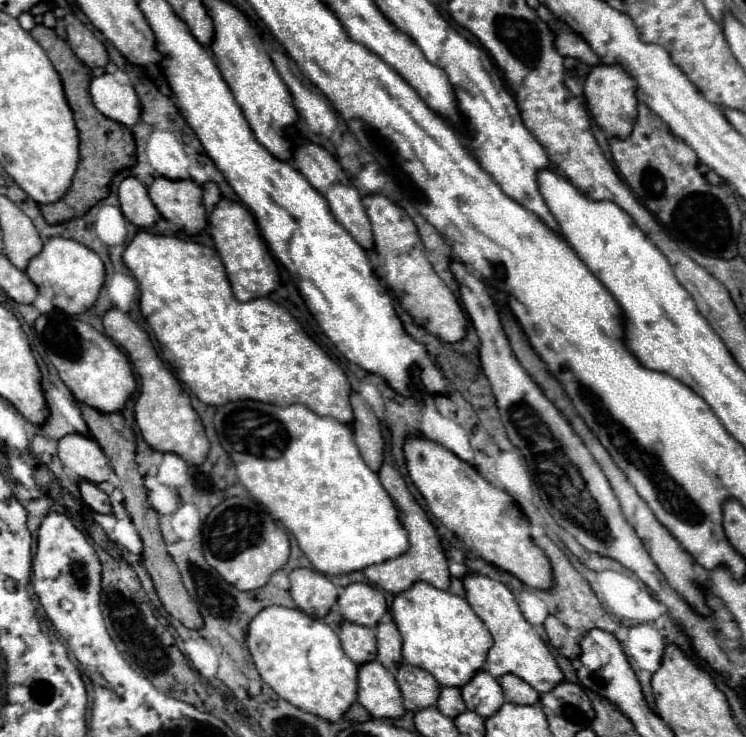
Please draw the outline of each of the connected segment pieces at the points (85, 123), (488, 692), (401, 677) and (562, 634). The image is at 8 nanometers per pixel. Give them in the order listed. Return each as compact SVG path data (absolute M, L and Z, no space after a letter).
M37 25L35 29L31 29L31 37L43 47L47 57L55 65L57 73L61 75L65 95L67 95L67 101L75 113L79 139L81 139L81 145L79 145L81 157L79 157L79 167L77 167L77 173L73 177L71 189L67 191L67 195L61 201L51 203L51 205L41 205L43 217L51 225L55 225L55 223L65 223L65 221L75 219L75 217L83 217L85 211L89 211L95 203L99 203L101 199L105 199L109 195L109 185L111 185L111 179L115 177L115 173L125 169L127 165L133 167L137 163L135 139L133 139L129 127L125 127L113 119L107 119L101 111L95 109L91 95L89 95L89 83L93 79L91 69L85 67L75 57L75 53L69 49L69 45L61 37L57 37L53 29L49 29L45 25Z
M479 671L465 687L461 687L463 701L469 711L475 711L483 719L493 717L505 703L501 685L487 671Z
M403 663L397 671L397 683L401 687L401 693L407 701L415 703L417 709L427 709L437 703L437 697L441 693L441 685L435 681L435 677L419 667Z
M553 615L547 617L547 621L545 621L545 631L547 631L547 637L549 637L551 645L553 645L563 657L567 657L567 659L579 657L579 653L581 653L579 641L569 635L569 629L567 629L557 617L553 617Z

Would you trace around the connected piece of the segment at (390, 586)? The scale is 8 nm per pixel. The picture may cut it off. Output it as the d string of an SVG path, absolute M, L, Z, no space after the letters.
M383 465L381 471L379 471L379 479L381 479L381 485L385 487L385 491L391 495L391 499L395 501L395 505L399 507L399 513L401 513L401 521L405 525L405 529L409 531L409 551L405 555L399 555L395 559L389 559L385 563L379 563L379 565L371 565L367 567L363 573L365 577L375 583L377 587L385 589L387 593L391 595L399 595L407 589L411 589L417 581L425 581L437 589L443 589L447 591L449 589L449 583L451 583L451 575L449 575L449 567L447 567L447 557L443 553L443 547L439 543L439 537L437 537L437 531L435 527L431 525L431 521L427 519L425 511L417 505L417 501L413 499L413 495L409 493L403 477L399 475L399 471L395 471L391 465Z

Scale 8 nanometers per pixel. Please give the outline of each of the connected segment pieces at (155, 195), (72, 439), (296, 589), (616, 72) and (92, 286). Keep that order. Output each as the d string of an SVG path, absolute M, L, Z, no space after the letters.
M157 177L149 187L149 197L161 215L153 227L154 231L183 230L189 235L197 235L207 227L203 189L195 181L171 181L165 177Z
M65 435L59 441L59 459L68 477L103 483L111 477L111 465L99 443L85 435Z
M295 569L291 575L291 597L301 611L315 619L323 619L337 601L337 587L313 569Z
M595 65L585 79L585 101L595 123L605 131L607 137L627 139L637 119L637 83L621 65Z
M63 237L49 239L43 251L31 259L25 273L39 287L39 293L49 297L53 305L67 315L81 315L91 309L105 283L105 265L99 255L85 245Z

